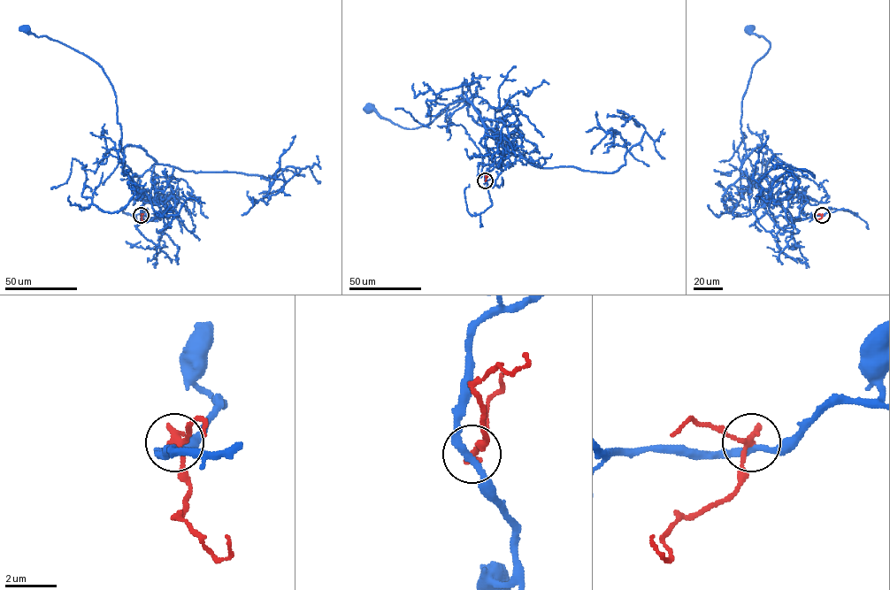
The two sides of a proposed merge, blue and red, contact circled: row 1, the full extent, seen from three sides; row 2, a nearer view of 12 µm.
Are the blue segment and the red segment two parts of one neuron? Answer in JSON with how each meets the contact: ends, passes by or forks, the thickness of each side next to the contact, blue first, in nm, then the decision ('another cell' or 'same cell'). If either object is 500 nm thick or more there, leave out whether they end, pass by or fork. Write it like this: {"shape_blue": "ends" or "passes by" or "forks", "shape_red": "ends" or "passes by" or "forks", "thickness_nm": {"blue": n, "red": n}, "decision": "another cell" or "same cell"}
{"shape_blue": "passes by", "shape_red": "passes by", "thickness_nm": {"blue": 260, "red": 240}, "decision": "another cell"}

